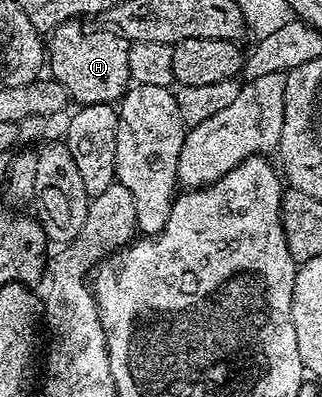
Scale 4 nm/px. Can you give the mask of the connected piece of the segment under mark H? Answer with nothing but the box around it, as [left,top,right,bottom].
[47,19,131,104]

